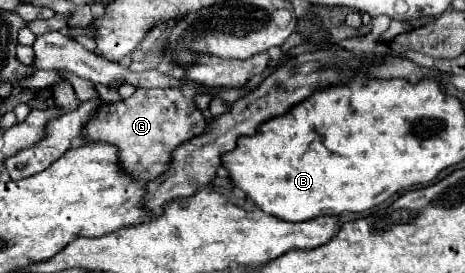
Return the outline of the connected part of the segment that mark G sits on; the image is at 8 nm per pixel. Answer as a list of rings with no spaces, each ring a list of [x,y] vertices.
[[[137,88],[127,100],[101,104],[101,112],[97,112],[97,116],[85,126],[85,132],[81,134],[91,142],[111,142],[119,146],[121,166],[125,166],[133,178],[149,182],[165,174],[169,170],[173,150],[185,140],[191,140],[203,132],[205,126],[207,120],[203,112],[195,106],[193,98],[187,98],[181,94],[181,90]]]

